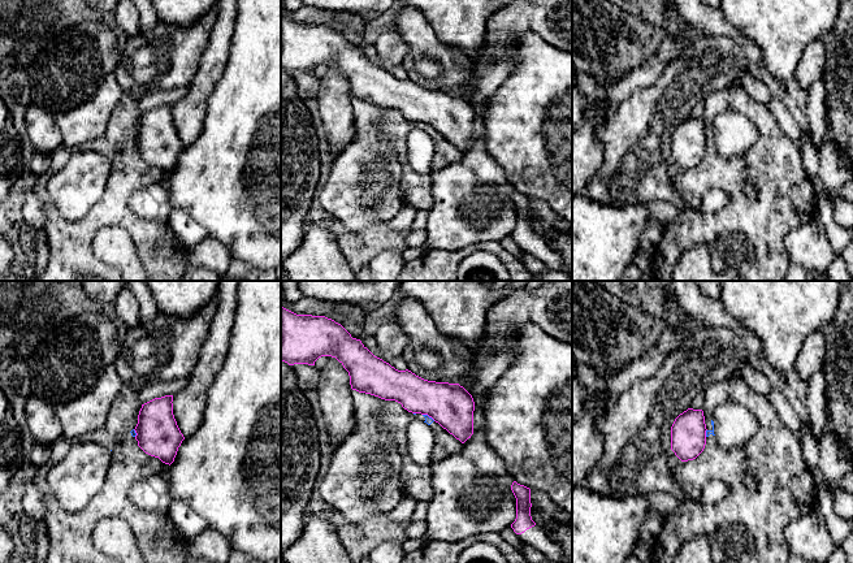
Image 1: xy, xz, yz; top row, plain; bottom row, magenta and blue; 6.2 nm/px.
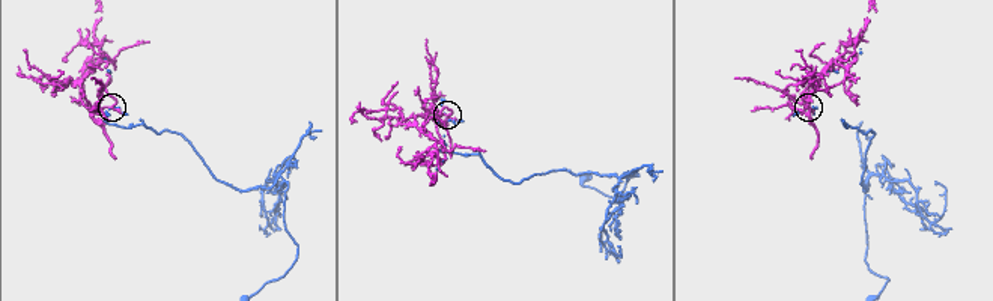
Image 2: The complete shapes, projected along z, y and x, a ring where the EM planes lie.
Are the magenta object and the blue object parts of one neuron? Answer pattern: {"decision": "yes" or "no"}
{"decision": "no"}

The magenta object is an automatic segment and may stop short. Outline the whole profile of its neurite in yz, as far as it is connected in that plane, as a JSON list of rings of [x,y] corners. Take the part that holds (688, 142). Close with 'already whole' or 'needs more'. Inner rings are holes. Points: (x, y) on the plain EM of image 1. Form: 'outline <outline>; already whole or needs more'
outline [[[688,117],[671,135],[671,159],[681,170],[696,168],[705,157],[706,139],[703,120]]]; already whole

